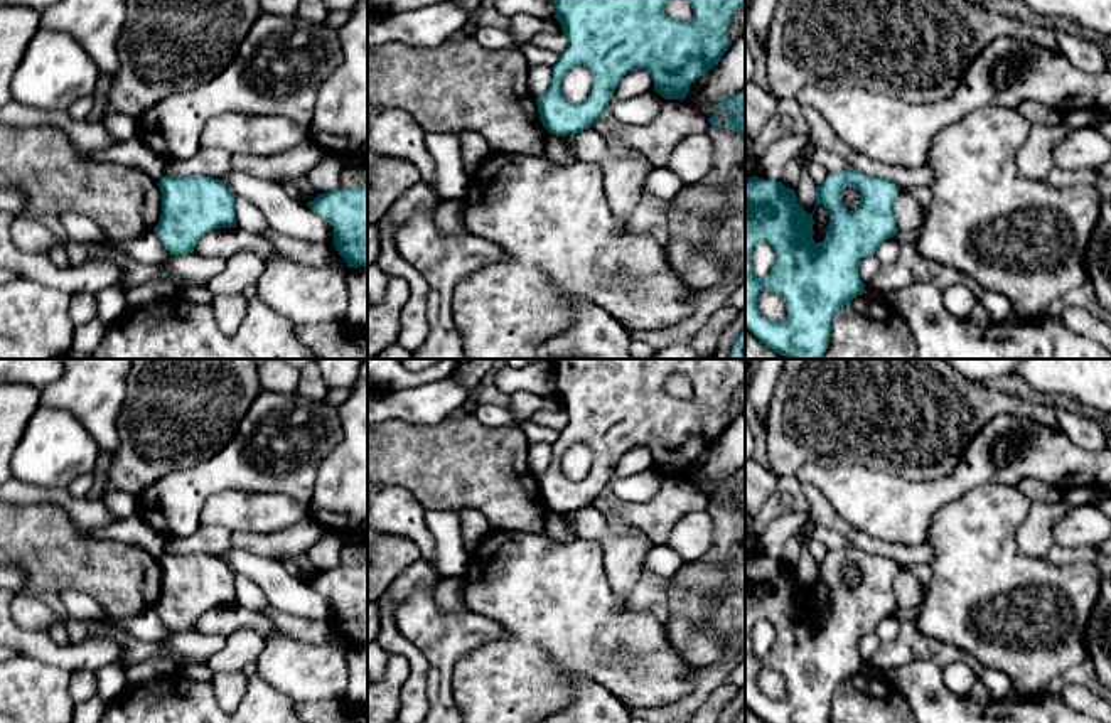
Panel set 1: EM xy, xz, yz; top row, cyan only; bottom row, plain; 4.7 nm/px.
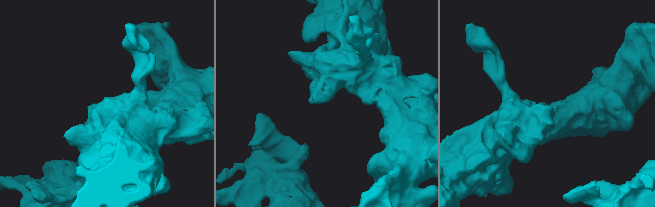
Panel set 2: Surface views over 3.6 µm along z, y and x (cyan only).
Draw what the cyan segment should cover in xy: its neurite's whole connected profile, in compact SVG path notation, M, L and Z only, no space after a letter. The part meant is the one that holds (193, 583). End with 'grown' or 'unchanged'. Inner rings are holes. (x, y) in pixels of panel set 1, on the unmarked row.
M164 553L158 565L162 592L153 610L172 634L192 630L209 608L236 603L236 573L226 558Z; unchanged

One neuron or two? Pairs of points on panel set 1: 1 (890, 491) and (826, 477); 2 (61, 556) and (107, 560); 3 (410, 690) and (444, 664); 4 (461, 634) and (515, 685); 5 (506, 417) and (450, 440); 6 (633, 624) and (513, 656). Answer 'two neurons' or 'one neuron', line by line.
1: one neuron
2: one neuron
3: two neurons
4: two neurons
5: two neurons
6: one neuron

